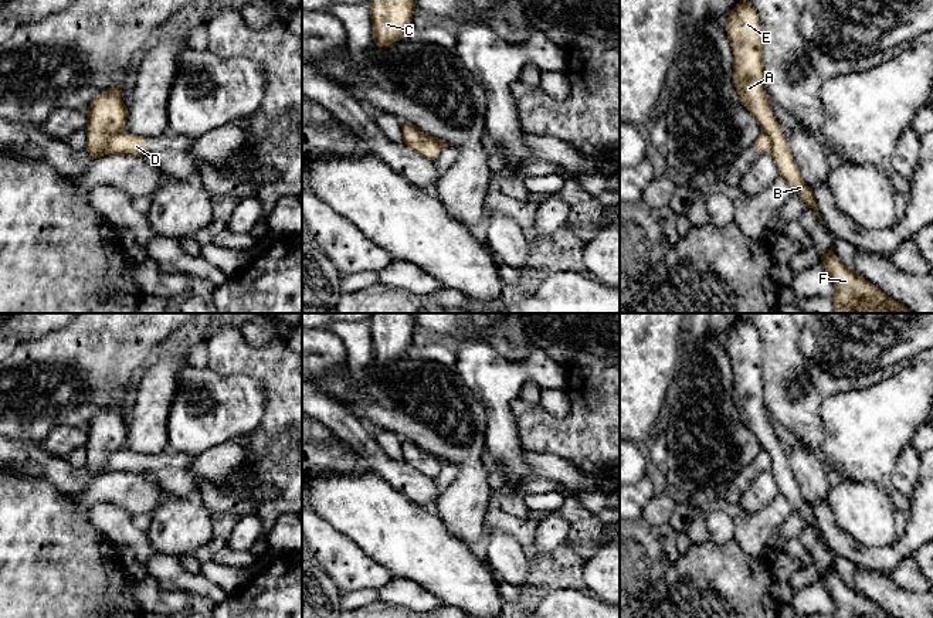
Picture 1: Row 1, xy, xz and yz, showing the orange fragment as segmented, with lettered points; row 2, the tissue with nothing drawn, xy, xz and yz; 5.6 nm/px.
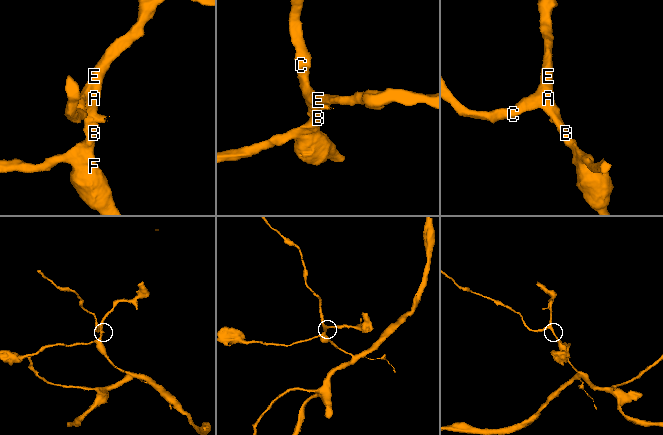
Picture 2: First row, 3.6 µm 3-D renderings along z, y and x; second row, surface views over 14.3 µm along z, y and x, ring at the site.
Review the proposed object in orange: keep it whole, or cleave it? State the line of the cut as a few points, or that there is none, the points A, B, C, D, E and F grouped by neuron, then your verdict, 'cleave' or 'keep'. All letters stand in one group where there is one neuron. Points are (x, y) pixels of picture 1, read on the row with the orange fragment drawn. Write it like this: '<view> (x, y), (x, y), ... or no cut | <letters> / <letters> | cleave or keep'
xy (124, 129), (108, 139), (105, 153) | A B C E F / D | cleave

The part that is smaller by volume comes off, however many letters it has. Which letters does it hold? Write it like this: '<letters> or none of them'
D

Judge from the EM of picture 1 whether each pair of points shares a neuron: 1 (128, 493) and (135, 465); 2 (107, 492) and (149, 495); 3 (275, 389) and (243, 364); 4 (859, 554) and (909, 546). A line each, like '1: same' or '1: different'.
1: different
2: same
3: same
4: same

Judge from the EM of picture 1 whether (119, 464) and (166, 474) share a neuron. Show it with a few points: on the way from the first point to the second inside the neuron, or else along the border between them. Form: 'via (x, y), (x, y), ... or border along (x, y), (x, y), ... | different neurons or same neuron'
via (131, 464), (155, 465) | same neuron

